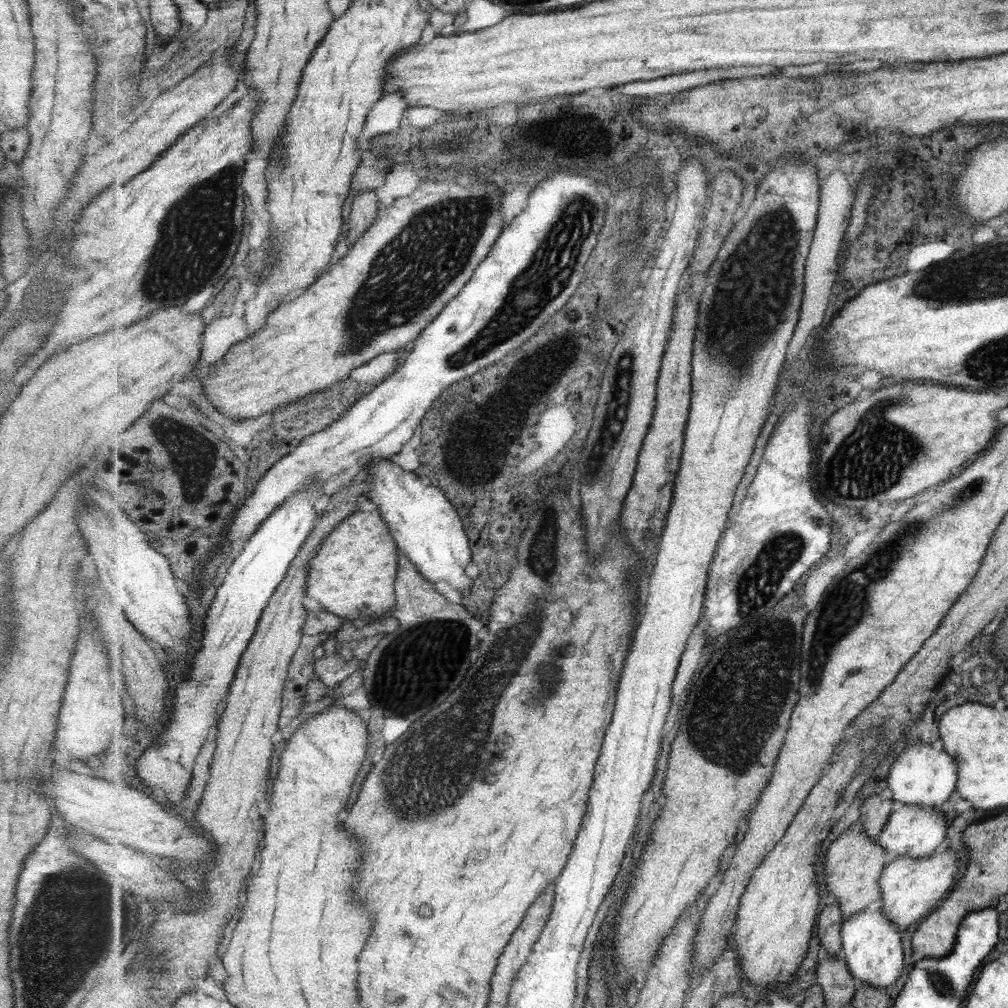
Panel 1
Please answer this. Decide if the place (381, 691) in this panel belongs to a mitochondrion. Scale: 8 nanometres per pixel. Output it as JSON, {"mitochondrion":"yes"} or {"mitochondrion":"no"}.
{"mitochondrion":"yes"}

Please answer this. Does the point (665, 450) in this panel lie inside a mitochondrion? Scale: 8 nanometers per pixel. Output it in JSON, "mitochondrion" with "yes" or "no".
{"mitochondrion":"no"}

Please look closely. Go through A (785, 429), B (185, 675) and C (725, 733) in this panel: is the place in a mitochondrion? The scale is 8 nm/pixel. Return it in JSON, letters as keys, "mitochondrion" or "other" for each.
{"A":"other","B":"other","C":"mitochondrion"}

